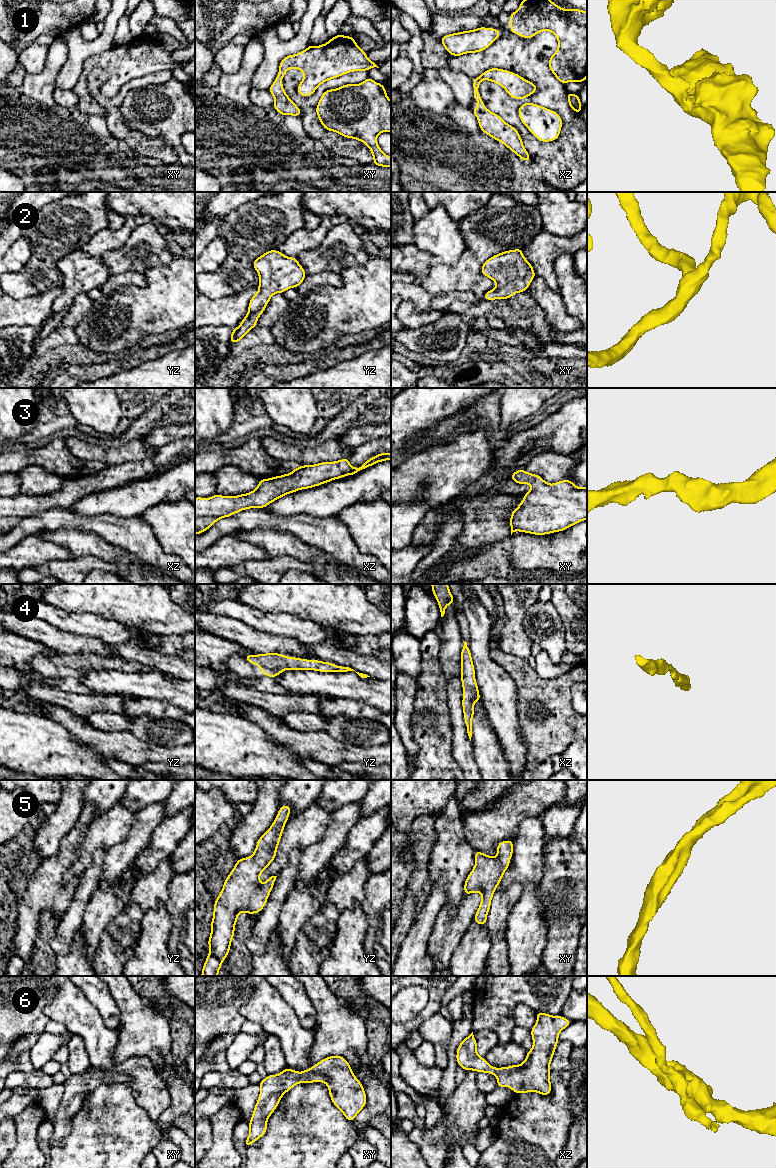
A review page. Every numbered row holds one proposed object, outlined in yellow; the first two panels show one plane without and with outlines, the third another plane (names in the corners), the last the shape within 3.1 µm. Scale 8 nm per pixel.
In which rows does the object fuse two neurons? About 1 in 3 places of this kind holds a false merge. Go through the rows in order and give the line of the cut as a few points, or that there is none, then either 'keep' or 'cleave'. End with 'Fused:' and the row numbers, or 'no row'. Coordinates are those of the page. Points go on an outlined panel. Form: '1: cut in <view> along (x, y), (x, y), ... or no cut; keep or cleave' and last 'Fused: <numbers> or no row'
1: no cut; keep
2: no cut; keep
3: no cut; keep
4: no cut; keep
5: no cut; keep
6: no cut; keep
Fused: no row

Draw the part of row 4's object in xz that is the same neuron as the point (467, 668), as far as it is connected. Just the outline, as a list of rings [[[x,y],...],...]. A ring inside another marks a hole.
[[[464,642],[464,646],[461,650],[461,674],[461,683],[463,687],[462,707],[467,733],[471,741],[472,718],[475,713],[475,707],[473,706],[473,703],[480,701],[481,698],[476,679],[474,677],[475,668],[471,658],[471,651],[467,646],[467,642]]]

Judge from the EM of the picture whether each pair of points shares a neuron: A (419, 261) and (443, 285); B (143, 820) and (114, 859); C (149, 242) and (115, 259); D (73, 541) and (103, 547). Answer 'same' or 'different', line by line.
A: different
B: same
C: same
D: same

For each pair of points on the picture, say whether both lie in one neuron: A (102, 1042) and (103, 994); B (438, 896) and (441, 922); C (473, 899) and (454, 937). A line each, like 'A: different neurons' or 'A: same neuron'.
A: different neurons
B: different neurons
C: same neuron

